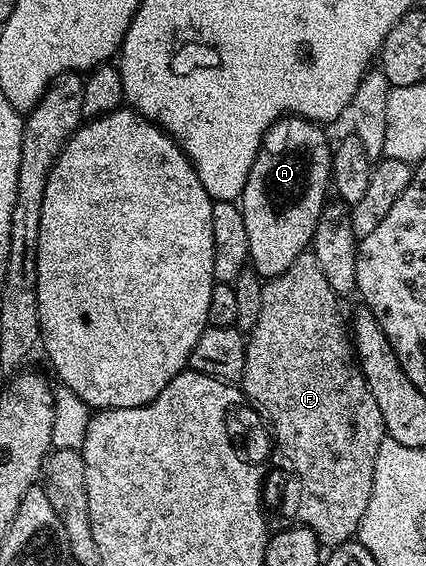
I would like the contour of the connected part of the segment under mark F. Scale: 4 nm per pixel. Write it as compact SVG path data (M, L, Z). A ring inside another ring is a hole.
M304 252L292 260L292 265L280 276L269 279L263 285L261 297L260 316L254 327L248 331L246 338L246 359L244 360L244 372L240 379L242 391L251 403L260 411L263 419L268 423L272 431L273 441L276 443L277 453L286 457L290 470L294 475L286 482L286 491L282 494L282 506L286 514L299 526L307 526L316 535L323 547L333 548L351 541L357 535L358 525L364 516L364 508L368 508L368 500L372 496L372 480L376 468L376 456L380 452L380 444L387 438L384 416L380 416L380 408L372 392L364 380L362 370L358 367L358 359L354 353L351 339L348 337L348 330L342 327L342 314L338 311L339 295L328 284L324 272L316 260L313 252Z

